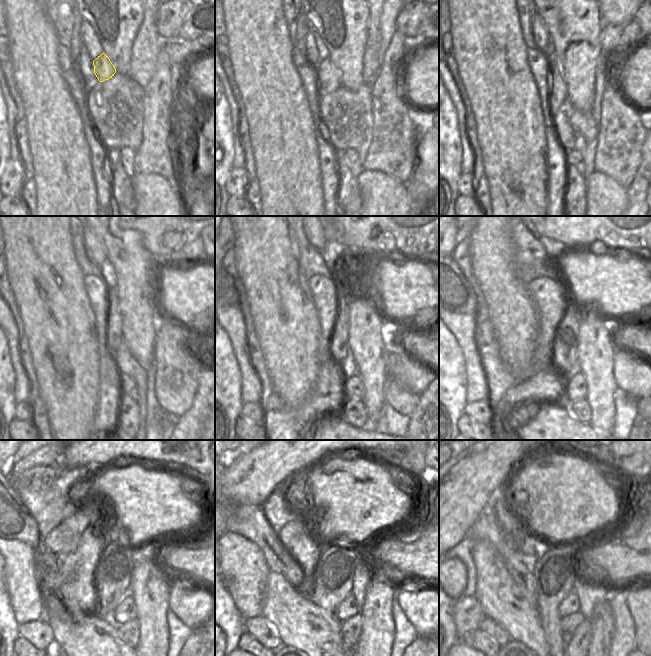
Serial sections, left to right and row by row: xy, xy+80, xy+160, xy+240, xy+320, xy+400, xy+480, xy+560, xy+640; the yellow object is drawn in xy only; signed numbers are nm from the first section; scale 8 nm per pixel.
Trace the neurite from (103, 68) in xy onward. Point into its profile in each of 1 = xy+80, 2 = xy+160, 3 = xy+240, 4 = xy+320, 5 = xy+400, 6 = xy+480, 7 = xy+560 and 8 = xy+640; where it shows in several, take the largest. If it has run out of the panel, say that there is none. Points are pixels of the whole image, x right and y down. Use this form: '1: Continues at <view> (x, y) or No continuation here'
1: Continues at xy+80 (330, 78)
2: Continues at xy+160 (557, 93)
3: Continues at xy+240 (114, 336)
4: Continues at xy+320 (338, 348)
5: Continues at xy+400 (563, 354)
6: Continues at xy+480 (112, 576)
7: Continues at xy+560 (334, 574)
8: Continues at xy+640 (555, 573)

